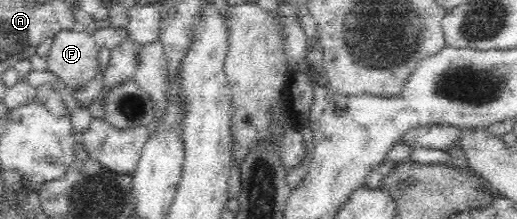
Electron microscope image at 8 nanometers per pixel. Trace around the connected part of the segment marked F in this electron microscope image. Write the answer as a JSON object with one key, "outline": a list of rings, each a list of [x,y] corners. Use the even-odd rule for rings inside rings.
{"outline":[[[61,28],[53,37],[50,50],[46,53],[47,70],[63,81],[69,89],[78,89],[89,83],[99,70],[99,47],[93,34],[84,31],[84,28]]]}

